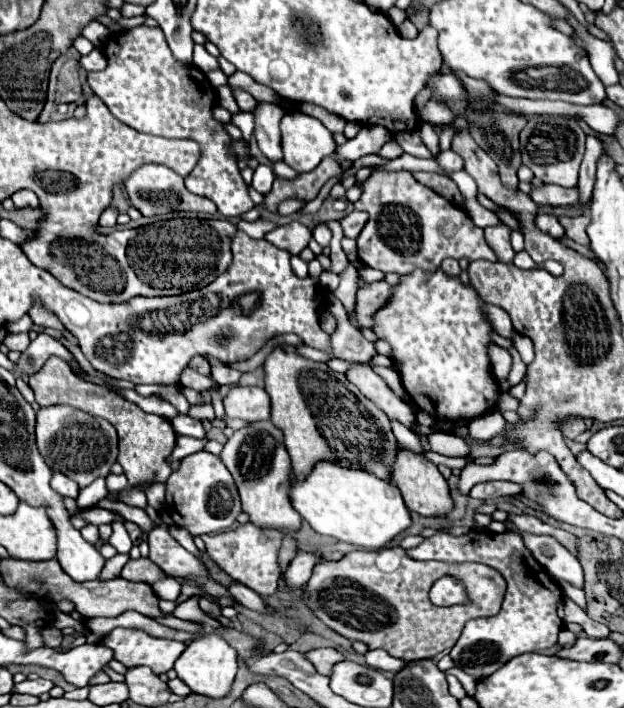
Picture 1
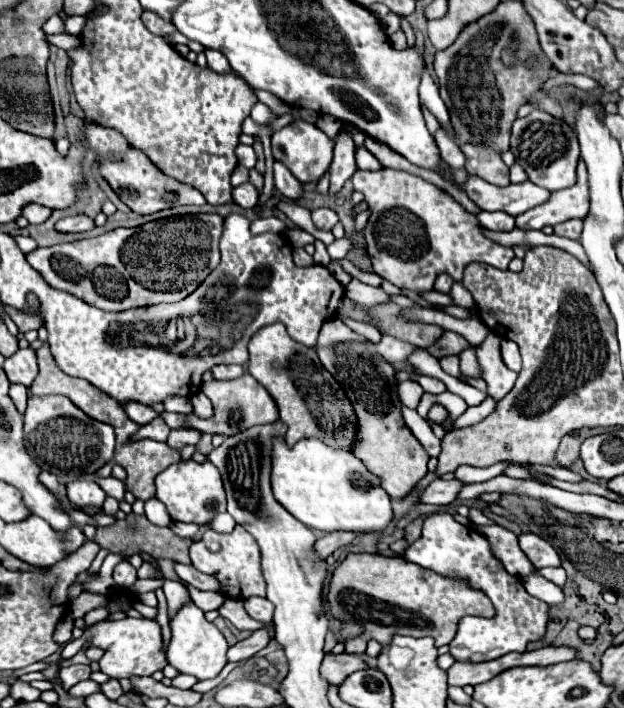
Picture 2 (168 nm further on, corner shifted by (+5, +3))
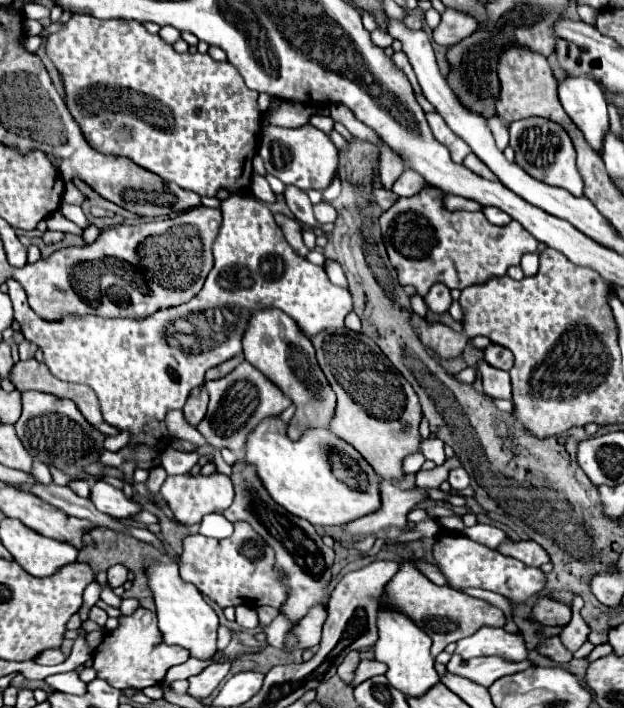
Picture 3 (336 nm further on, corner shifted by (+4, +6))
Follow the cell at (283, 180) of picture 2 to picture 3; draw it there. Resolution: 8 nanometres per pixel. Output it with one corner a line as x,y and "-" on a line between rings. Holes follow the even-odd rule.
289,185
287,191
285,191
285,201
287,201
287,205
289,205
289,209
291,209
291,213
295,215
297,221
305,223
307,227
319,229
319,223
313,217
313,205
311,205
311,201
309,201
305,191

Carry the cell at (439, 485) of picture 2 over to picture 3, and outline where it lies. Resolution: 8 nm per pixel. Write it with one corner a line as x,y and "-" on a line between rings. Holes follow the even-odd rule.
387,479
379,481
379,491
381,491
381,507
375,513
369,513
369,515
359,517
357,521
351,521
345,525
351,535
369,535
369,533
377,533
385,527
407,529
407,513
419,501
427,499
425,489
415,487
411,491
401,491

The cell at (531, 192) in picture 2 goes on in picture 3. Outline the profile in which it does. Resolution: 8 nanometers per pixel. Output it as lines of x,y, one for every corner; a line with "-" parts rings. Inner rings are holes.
447,193
443,197
443,207
447,211
457,211
457,209
465,209
465,211
481,211
481,205
477,205
475,201
469,201
465,197
459,197
459,195
451,195

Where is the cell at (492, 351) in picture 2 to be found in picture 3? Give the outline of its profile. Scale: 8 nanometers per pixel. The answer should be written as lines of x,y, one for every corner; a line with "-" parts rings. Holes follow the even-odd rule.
481,361
477,365
477,369
481,373
485,395
489,395
493,399
511,399
511,381
509,381
507,371
495,369
495,367
487,365
485,361

